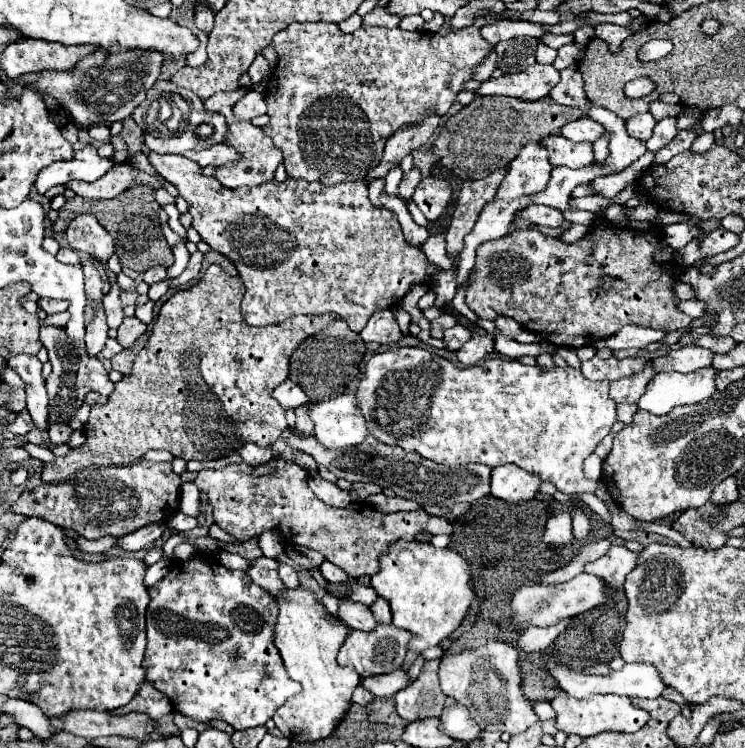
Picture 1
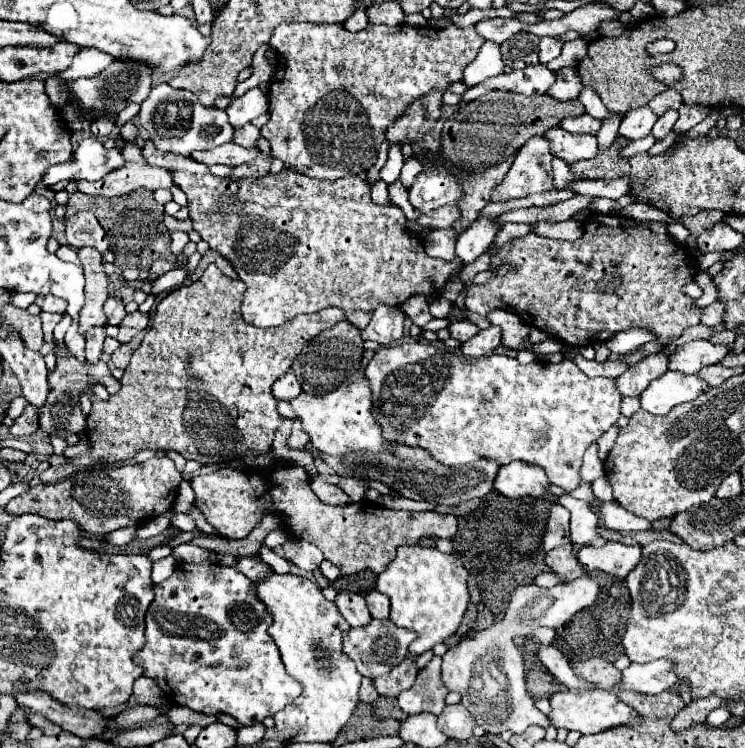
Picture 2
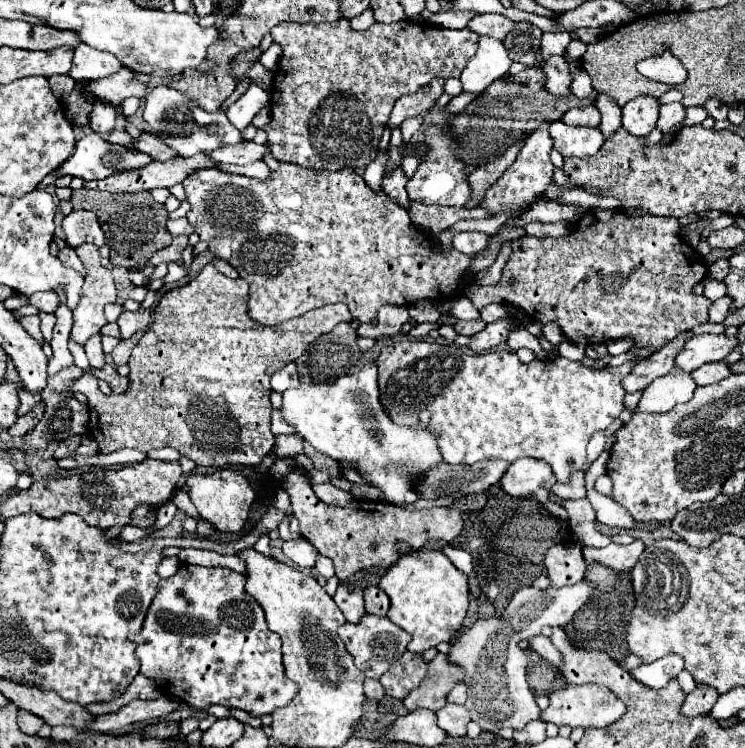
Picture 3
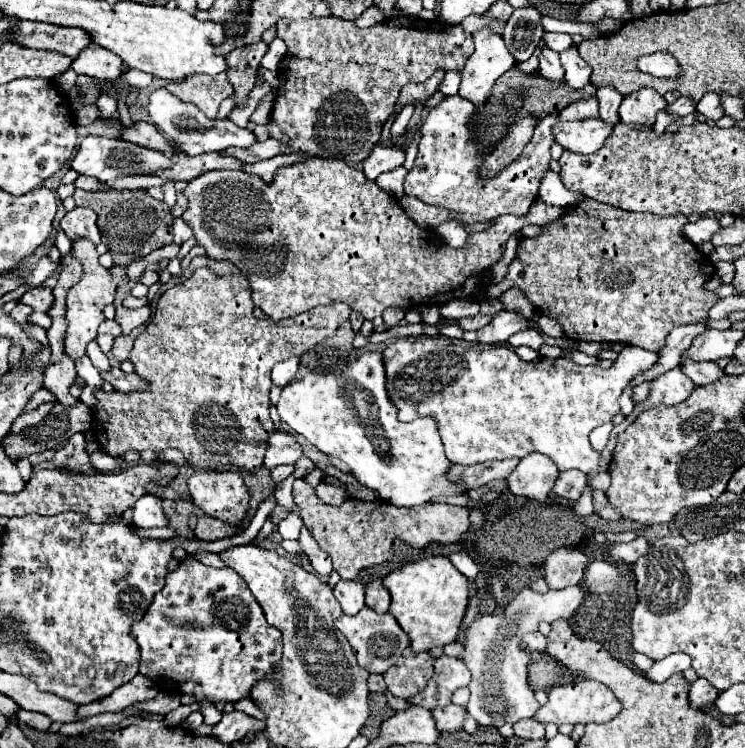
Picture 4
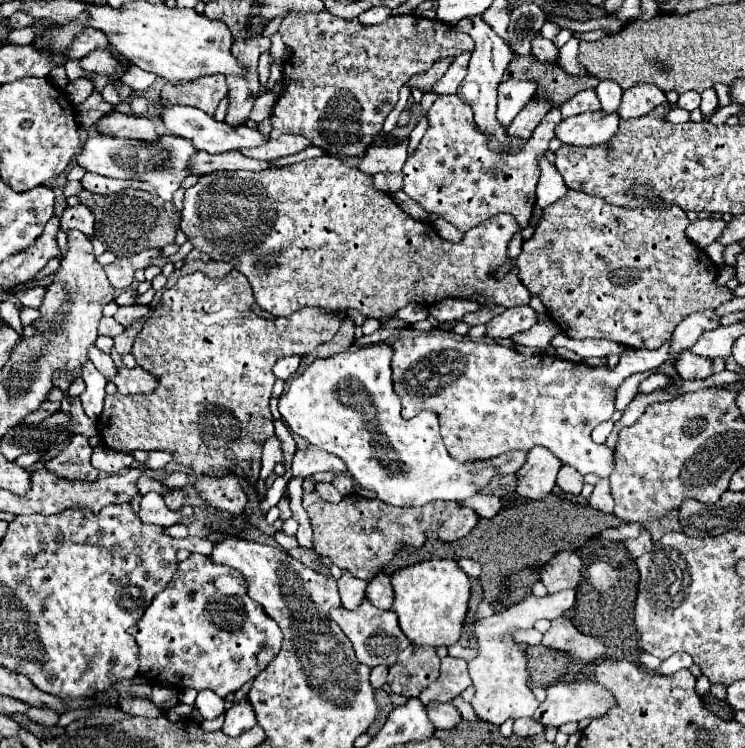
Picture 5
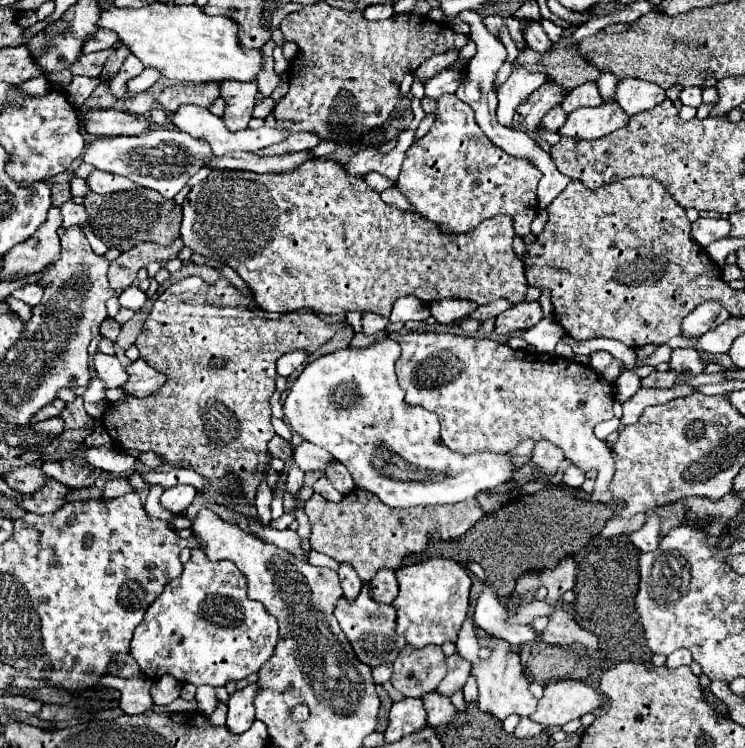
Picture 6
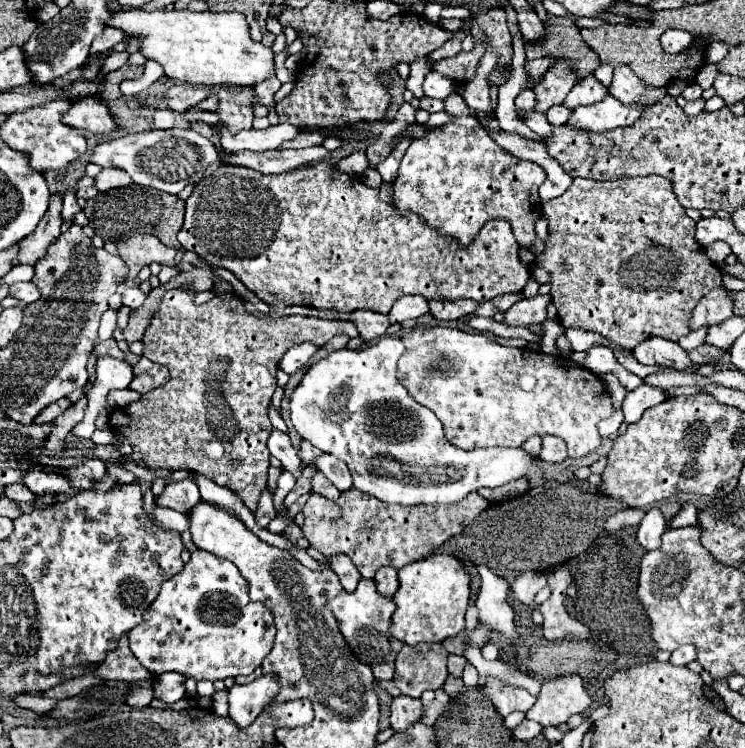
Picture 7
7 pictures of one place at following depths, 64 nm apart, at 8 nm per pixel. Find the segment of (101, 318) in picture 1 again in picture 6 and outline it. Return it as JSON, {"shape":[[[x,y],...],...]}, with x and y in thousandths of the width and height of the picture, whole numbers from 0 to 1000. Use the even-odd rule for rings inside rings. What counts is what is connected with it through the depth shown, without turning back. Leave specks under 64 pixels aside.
{"shape":[[[132,471],[126,476],[126,489],[129,489],[129,497],[132,497],[134,508],[140,511],[140,521],[164,519],[172,508],[172,497],[156,476],[145,476],[145,473]]]}

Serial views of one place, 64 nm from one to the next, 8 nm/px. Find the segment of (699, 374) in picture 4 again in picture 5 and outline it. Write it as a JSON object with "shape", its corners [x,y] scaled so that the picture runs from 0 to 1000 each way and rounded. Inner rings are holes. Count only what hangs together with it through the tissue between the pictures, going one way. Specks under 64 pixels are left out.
{"shape":[[[918,468],[905,481],[905,492],[921,508],[942,508],[942,505],[956,503],[956,484],[945,476],[926,471],[926,468]]]}

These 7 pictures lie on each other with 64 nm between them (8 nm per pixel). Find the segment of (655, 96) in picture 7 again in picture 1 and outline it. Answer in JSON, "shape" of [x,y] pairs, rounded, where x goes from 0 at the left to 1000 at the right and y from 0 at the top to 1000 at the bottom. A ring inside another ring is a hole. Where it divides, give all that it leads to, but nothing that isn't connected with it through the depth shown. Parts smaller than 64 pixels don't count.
{"shape":[[[862,150],[862,152],[851,152],[840,160],[840,176],[848,184],[856,187],[870,187],[875,182],[875,171],[878,171],[881,160],[872,150]]]}

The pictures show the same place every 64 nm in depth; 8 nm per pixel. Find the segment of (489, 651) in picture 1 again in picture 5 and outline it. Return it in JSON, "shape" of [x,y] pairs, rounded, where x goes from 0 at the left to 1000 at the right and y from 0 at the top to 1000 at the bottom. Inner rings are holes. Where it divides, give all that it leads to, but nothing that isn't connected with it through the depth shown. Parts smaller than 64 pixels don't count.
{"shape":[[[754,789],[746,794],[736,794],[722,799],[711,794],[698,807],[655,826],[647,832],[636,832],[636,850],[642,861],[642,880],[628,885],[631,906],[639,920],[639,930],[634,936],[634,947],[642,960],[655,963],[660,968],[674,968],[682,960],[714,957],[722,947],[722,936],[709,920],[709,896],[706,896],[706,874],[693,869],[693,861],[685,856],[687,845],[695,840],[714,840],[722,826],[749,826],[760,816],[765,816],[773,805],[773,789]]]}

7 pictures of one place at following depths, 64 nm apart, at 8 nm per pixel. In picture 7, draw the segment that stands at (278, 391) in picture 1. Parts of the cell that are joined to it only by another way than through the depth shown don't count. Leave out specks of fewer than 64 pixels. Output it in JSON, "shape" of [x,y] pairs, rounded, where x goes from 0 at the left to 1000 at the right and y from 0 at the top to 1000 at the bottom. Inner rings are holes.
{"shape":[[[405,457],[405,460],[400,460],[400,463],[392,463],[392,465],[381,473],[381,479],[376,481],[373,489],[376,489],[384,500],[395,500],[397,495],[403,495],[403,492],[416,481],[416,476],[419,476],[424,468],[427,468],[427,463],[419,460],[419,457]]]}

